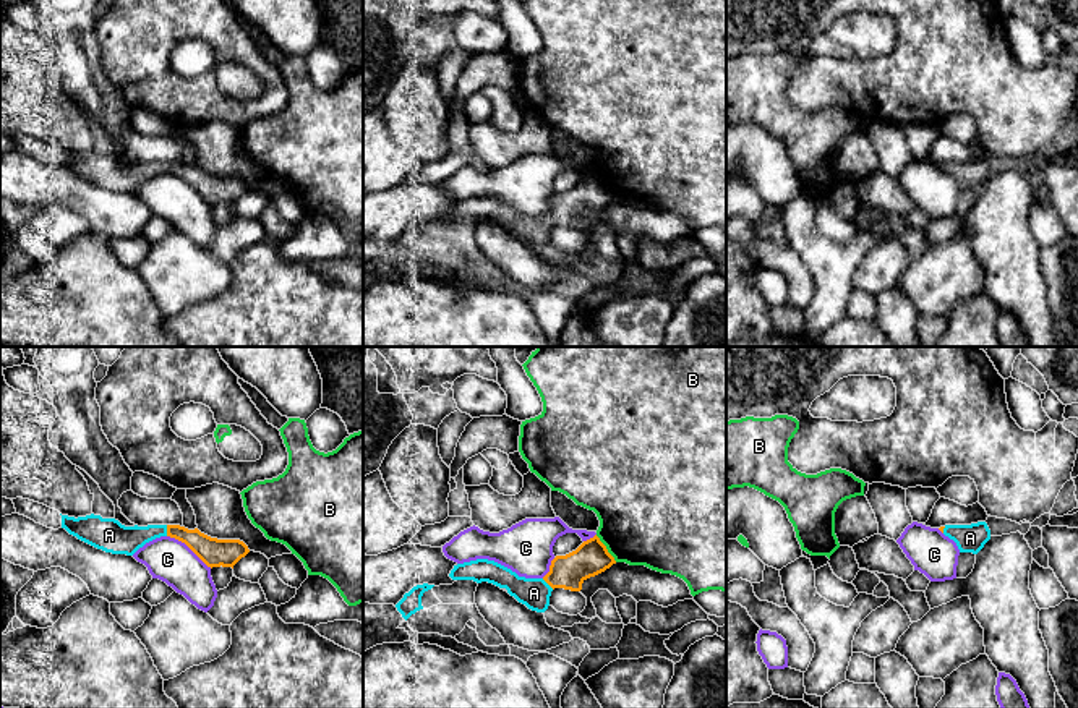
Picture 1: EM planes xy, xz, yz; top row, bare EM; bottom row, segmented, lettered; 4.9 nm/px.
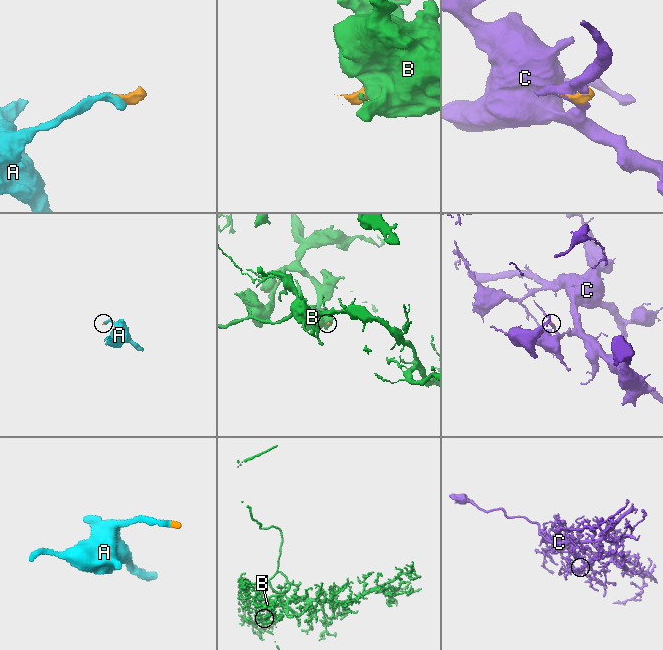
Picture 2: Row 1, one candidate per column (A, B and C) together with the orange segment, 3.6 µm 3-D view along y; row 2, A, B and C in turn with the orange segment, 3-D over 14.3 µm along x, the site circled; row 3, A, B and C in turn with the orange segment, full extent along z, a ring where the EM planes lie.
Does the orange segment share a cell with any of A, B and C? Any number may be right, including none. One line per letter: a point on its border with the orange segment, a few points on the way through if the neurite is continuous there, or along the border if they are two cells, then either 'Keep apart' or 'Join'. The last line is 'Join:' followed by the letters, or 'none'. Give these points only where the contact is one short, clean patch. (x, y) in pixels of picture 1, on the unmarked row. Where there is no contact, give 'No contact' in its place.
A: Touches orange at xy (167, 167). Path across: xy (213, 188), (193, 175), (167, 167), (119, 177). Join
B: Touches orange at xz (605, 185). Boundary: xz (595, 172), (616, 198). Keep apart
C: Touches orange at xy (190, 185). Keep apart
Join: A

